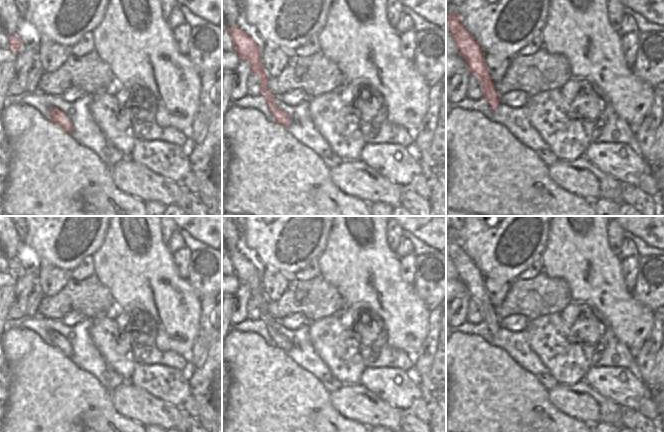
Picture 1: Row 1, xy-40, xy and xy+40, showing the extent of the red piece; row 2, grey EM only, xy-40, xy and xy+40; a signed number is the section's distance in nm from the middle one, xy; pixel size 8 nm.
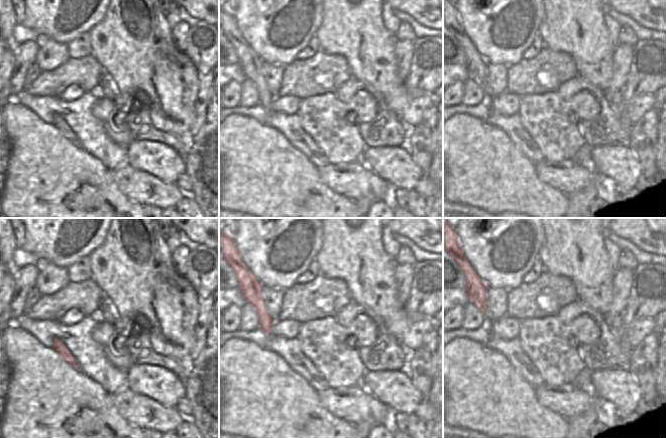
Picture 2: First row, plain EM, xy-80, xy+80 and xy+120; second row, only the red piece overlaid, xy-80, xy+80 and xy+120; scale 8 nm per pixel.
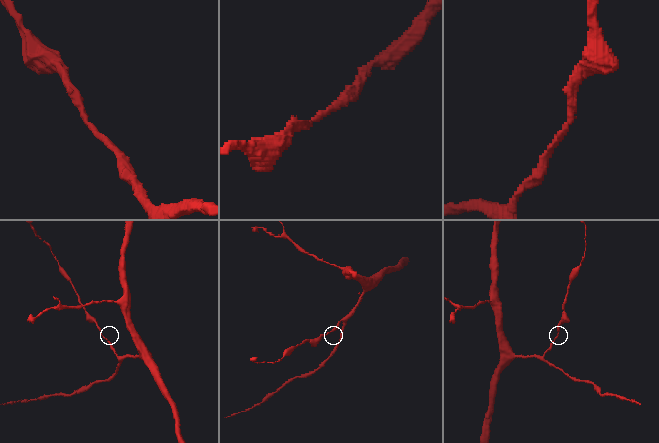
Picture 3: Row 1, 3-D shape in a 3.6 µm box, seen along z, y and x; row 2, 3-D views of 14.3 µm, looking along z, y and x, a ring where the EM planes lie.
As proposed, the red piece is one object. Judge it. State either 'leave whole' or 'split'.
leave whole

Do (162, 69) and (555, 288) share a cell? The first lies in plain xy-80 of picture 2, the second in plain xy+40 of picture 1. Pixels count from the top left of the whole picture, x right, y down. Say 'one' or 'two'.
two

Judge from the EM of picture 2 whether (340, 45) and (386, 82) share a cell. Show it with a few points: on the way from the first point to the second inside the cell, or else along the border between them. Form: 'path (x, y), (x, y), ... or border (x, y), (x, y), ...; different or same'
path (353, 45), (356, 45), (380, 69); same

